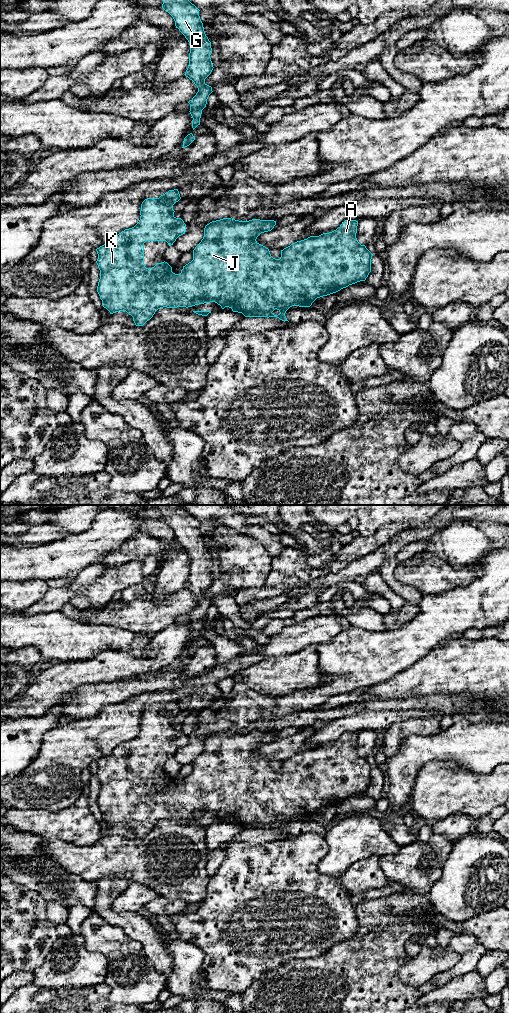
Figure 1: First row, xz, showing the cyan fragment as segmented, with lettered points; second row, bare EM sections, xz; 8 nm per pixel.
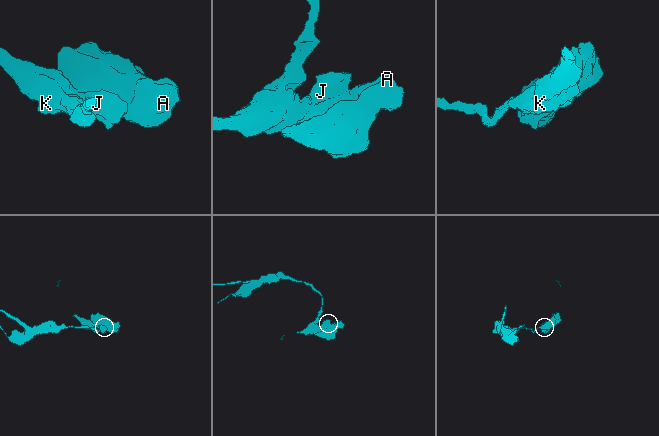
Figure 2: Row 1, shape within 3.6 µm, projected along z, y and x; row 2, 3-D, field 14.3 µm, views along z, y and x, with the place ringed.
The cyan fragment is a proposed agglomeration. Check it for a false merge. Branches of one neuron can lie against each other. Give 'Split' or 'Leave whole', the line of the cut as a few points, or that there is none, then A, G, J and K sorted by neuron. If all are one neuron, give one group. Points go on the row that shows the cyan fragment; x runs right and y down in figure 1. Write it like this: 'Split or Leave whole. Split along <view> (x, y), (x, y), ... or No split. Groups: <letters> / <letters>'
Leave whole. No split. Groups: A G J K

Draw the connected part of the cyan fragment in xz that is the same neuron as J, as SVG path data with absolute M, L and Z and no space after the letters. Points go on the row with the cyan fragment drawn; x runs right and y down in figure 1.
M178 189L169 190L159 198L145 199L141 204L139 222L96 249L98 254L96 263L100 270L97 292L102 300L102 306L110 314L126 311L133 317L136 326L143 326L160 308L188 308L215 302L222 309L229 307L233 312L242 313L245 317L277 317L282 321L288 321L285 313L290 307L310 307L317 298L365 281L371 272L373 254L365 245L358 242L356 238L358 221L356 220L345 220L332 232L297 241L281 250L281 257L275 259L271 256L269 249L259 244L256 239L261 233L271 231L276 221L260 219L239 221L232 217L212 221L205 226L204 237L193 250L193 260L183 266L180 274L173 273L172 267L165 261L148 269L144 264L146 241L166 241L171 246L186 232L184 221L174 216L173 205L180 199Z

